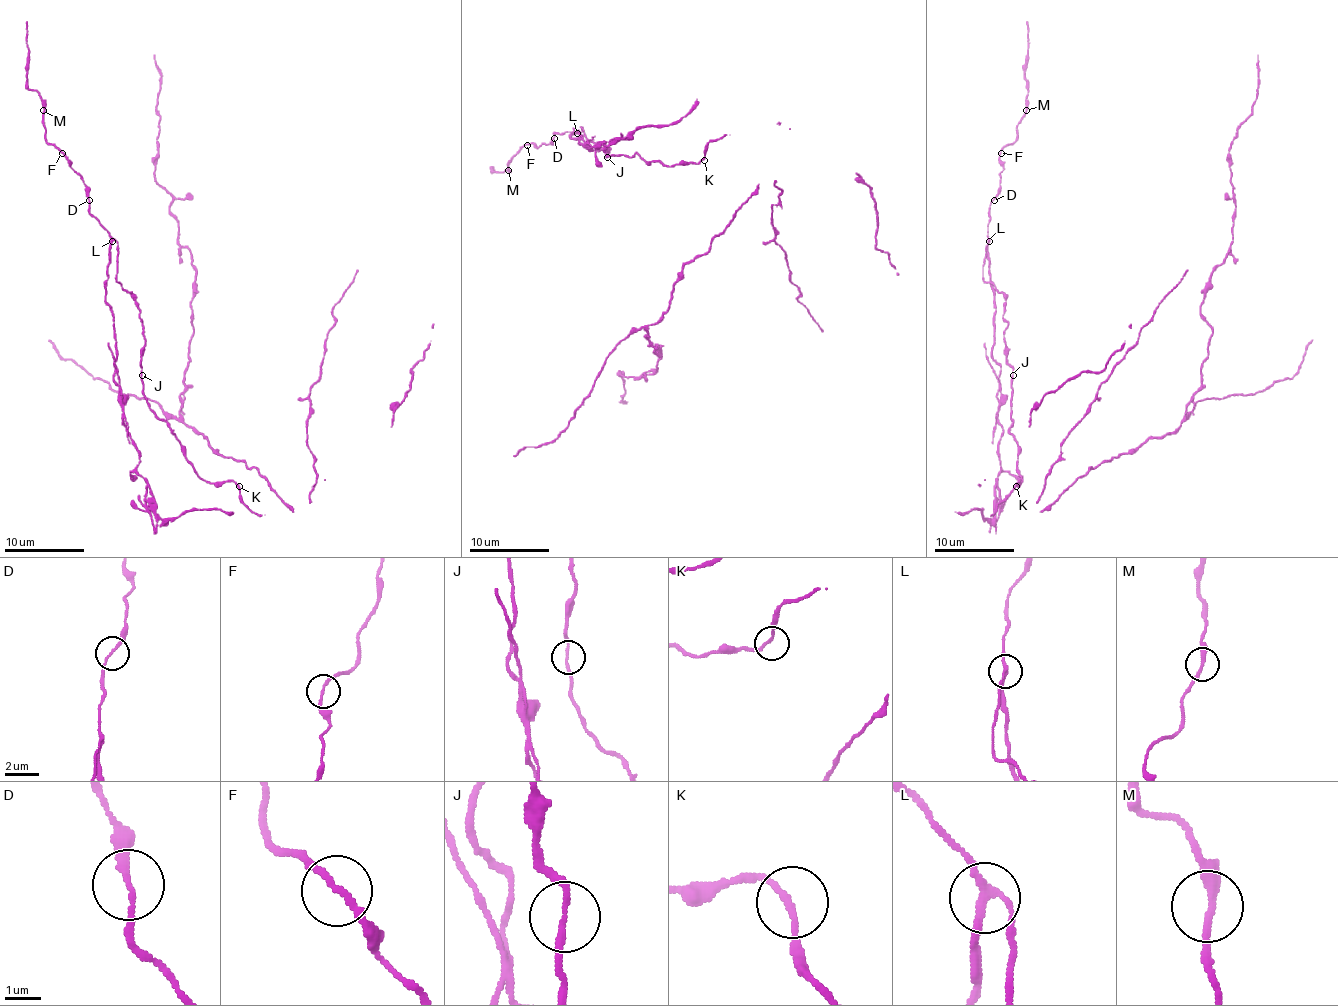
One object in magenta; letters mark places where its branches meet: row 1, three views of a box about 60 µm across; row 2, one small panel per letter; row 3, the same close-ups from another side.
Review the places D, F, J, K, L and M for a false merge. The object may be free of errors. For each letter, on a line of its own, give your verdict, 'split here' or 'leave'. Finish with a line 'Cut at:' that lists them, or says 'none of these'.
D: leave
F: leave
J: leave
K: leave
L: split here
M: leave
Cut at: L

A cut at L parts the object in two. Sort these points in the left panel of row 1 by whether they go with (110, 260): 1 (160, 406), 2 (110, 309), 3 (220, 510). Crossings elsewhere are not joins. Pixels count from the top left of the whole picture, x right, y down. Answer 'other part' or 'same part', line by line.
1: same part
2: same part
3: same part

